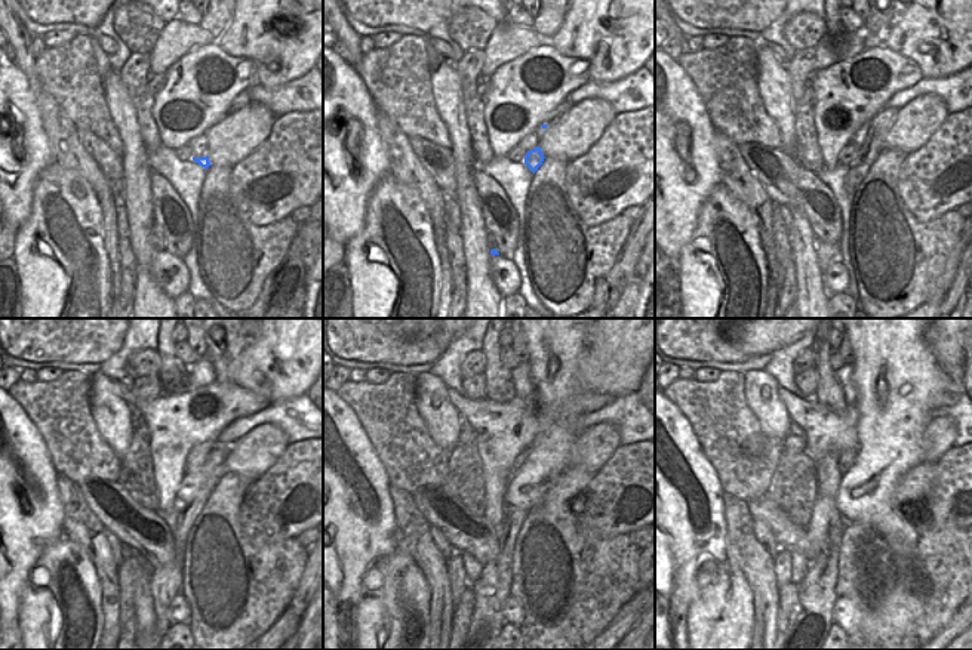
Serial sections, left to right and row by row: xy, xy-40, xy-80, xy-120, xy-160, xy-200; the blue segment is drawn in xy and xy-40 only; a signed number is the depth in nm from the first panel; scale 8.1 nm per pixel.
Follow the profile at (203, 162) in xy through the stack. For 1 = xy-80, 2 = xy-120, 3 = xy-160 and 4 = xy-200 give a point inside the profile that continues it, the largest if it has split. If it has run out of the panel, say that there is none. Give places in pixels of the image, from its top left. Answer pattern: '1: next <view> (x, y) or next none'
1: next xy-80 (879, 126)
2: next xy-120 (166, 582)
3: next xy-160 (491, 590)
4: next xy-200 (814, 618)

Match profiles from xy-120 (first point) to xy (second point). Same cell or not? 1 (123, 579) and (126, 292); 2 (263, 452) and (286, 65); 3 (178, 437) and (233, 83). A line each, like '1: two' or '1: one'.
1: one
2: two
3: one

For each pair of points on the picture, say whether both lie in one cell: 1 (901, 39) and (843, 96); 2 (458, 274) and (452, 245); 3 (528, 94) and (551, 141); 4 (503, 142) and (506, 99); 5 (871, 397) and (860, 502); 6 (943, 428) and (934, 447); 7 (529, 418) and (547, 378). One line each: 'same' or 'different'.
1: different
2: same
3: different
4: same
5: same
6: same
7: different

